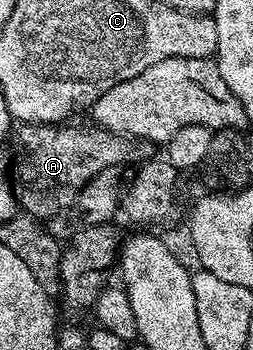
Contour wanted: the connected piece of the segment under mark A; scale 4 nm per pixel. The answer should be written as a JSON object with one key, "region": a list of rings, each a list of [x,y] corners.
{"region":[[[22,124],[17,127],[18,142],[26,153],[26,159],[18,166],[18,178],[16,174],[16,202],[21,209],[22,206],[26,209],[23,211],[32,219],[49,220],[66,211],[77,200],[78,193],[104,169],[113,166],[126,168],[129,162],[141,164],[155,157],[155,143],[141,142],[138,138],[127,138],[124,134],[111,134],[109,130],[101,128],[77,130],[70,125],[74,124],[52,126]]]}

